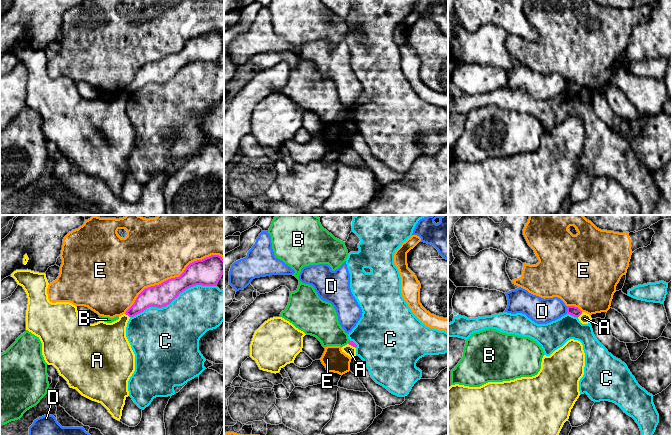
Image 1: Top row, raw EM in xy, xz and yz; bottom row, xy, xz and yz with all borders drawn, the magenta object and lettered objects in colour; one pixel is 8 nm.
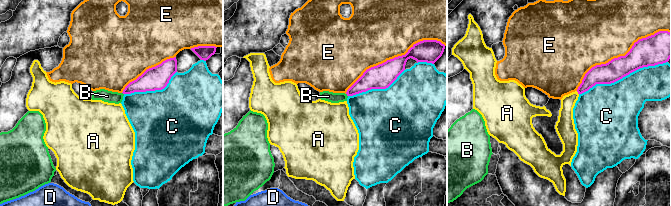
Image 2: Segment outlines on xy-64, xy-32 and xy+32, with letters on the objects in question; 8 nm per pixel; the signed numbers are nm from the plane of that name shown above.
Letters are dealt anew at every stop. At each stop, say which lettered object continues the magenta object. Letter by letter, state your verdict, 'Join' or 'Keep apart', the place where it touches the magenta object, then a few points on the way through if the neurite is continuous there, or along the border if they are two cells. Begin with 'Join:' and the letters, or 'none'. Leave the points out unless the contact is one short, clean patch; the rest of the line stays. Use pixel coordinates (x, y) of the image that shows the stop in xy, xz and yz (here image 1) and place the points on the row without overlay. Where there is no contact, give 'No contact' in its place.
Join: none
A: Keep apart. Touches magenta at yz (579, 91). Boundary: yz (582, 88), (577, 93)
B: Keep apart. Touches magenta at xz (348, 118)
C: Keep apart. Touches magenta at xy (172, 76)
D: Keep apart. Touches magenta at yz (567, 85). Boundary: yz (566, 82), (567, 88)
E: Keep apart. Touches magenta at xy (171, 54)

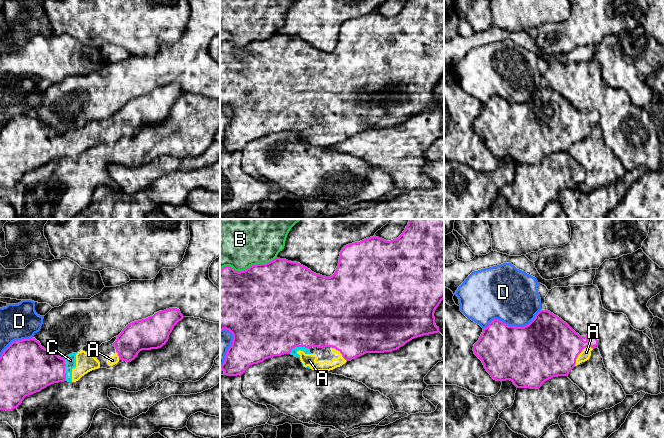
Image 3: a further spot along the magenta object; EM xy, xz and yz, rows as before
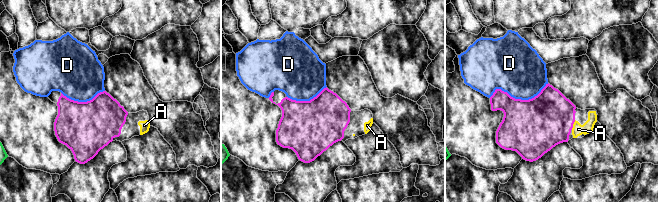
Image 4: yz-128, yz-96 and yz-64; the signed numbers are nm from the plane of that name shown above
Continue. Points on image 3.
Join: A, C
A: Join. Touches magenta at yz (580, 128)
B: Keep apart. Touches magenta at xz (247, 44)
C: Join. Touches magenta at xy (64, 145)
D: Keep apart. Touches magenta at yz (512, 102)

